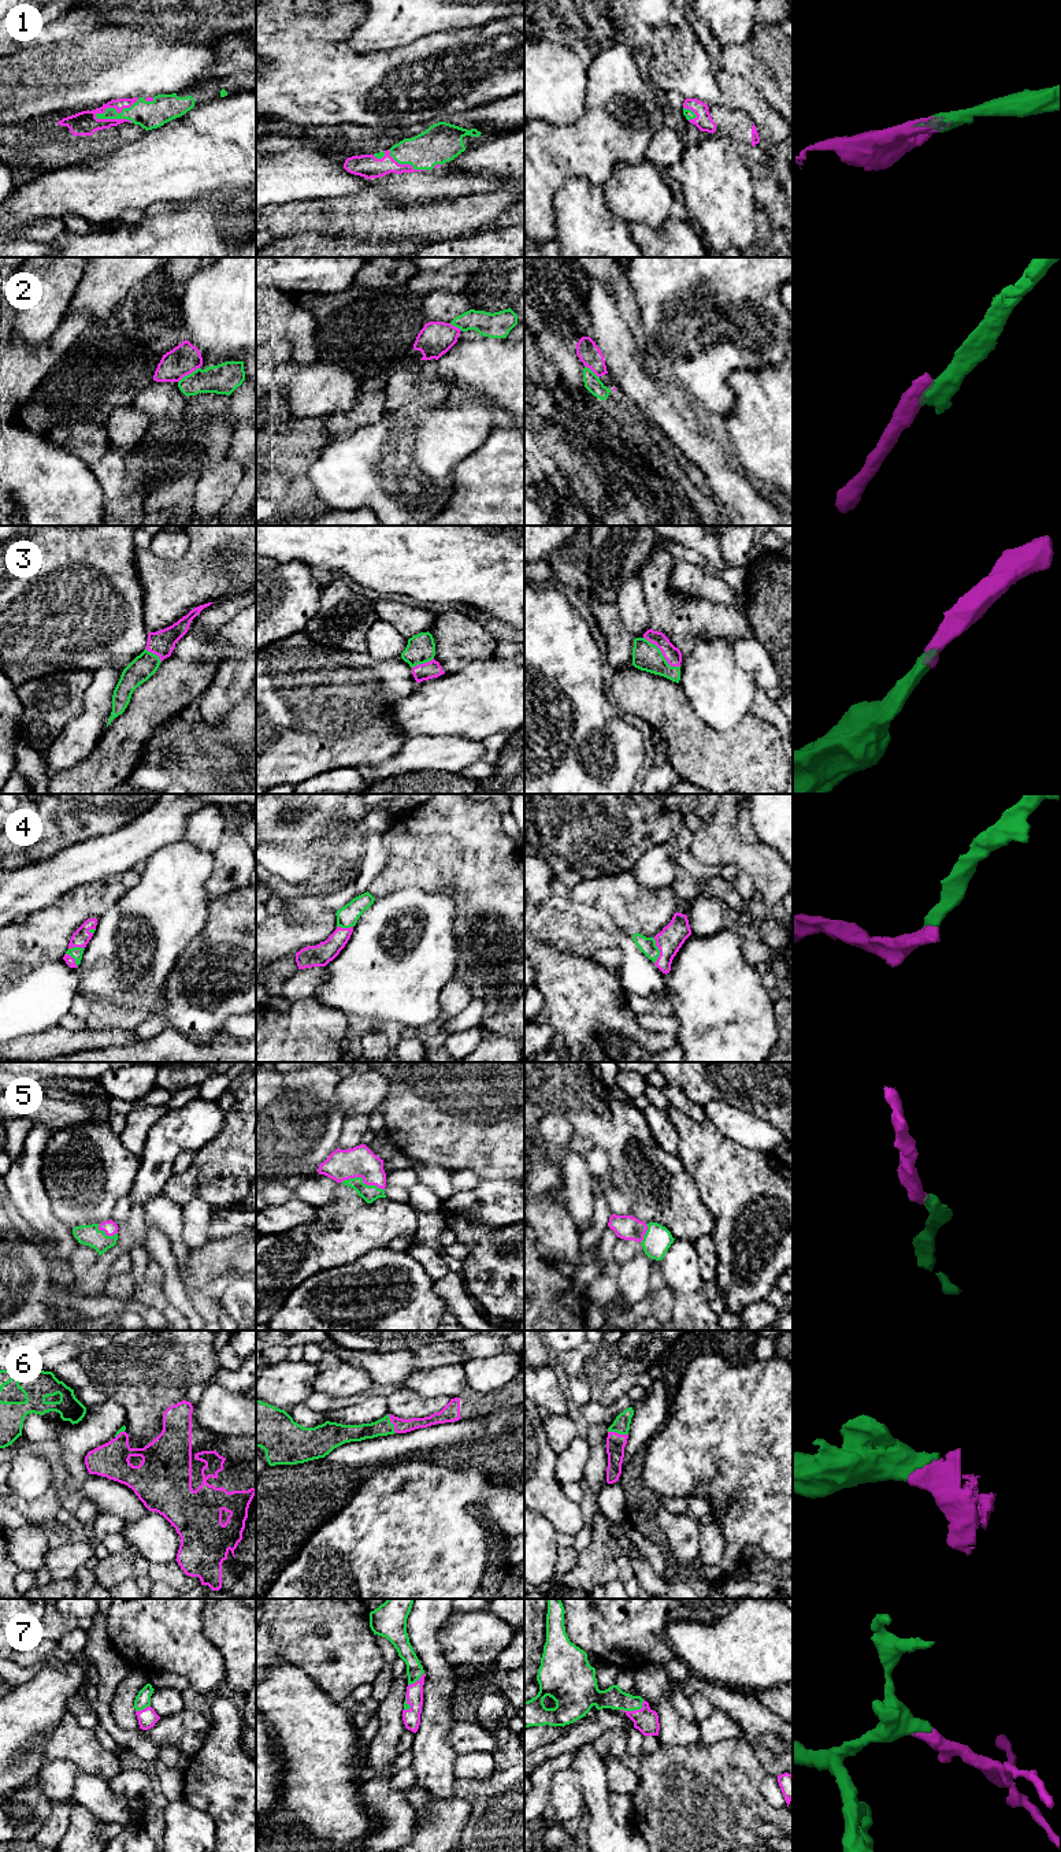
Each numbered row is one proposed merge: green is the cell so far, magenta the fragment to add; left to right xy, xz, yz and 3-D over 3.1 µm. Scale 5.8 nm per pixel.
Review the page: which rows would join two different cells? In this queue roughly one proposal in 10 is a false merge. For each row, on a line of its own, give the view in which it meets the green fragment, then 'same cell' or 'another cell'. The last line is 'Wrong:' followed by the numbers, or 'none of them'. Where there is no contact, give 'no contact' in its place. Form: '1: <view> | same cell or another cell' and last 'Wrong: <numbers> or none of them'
1: xy | same cell
2: xy | another cell
3: yz | same cell
4: yz | same cell
5: xz | same cell
6: yz | same cell
7: yz | same cell
Wrong: 2

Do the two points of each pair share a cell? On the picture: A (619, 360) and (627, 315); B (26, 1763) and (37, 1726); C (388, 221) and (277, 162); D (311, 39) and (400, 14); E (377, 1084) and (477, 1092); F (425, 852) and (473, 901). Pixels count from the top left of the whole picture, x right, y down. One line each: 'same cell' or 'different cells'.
A: different cells
B: same cell
C: different cells
D: different cells
E: different cells
F: same cell

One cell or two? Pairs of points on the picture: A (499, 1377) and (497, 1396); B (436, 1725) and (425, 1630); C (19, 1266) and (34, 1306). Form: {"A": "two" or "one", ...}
{"A": "two", "B": "one", "C": "one"}

